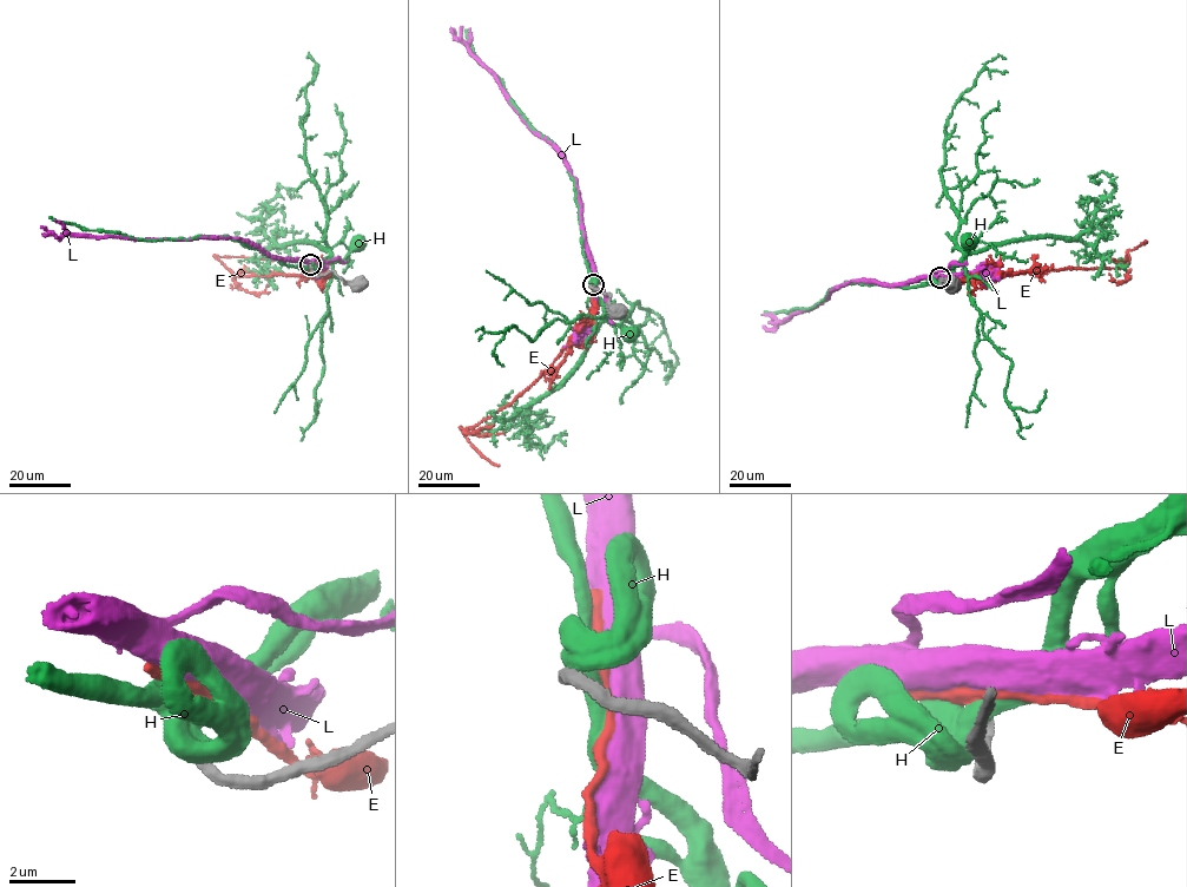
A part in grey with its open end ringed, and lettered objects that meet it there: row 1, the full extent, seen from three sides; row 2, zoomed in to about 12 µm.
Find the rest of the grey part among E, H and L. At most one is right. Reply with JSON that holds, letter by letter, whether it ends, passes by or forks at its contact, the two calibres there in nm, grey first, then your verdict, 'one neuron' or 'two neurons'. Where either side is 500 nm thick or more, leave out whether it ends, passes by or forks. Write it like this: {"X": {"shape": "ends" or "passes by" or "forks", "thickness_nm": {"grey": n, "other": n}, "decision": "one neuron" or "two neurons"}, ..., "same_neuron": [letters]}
{"E": {"shape": "passes by", "thickness_nm": {"grey": 340, "other": 420}, "decision": "two neurons"}, "H": {"shape": "passes by", "thickness_nm": {"grey": 340, "other": 440}, "decision": "two neurons"}, "L": {"thickness_nm": {"grey": 340, "other": 750}, "decision": "two neurons"}, "same_neuron": []}

